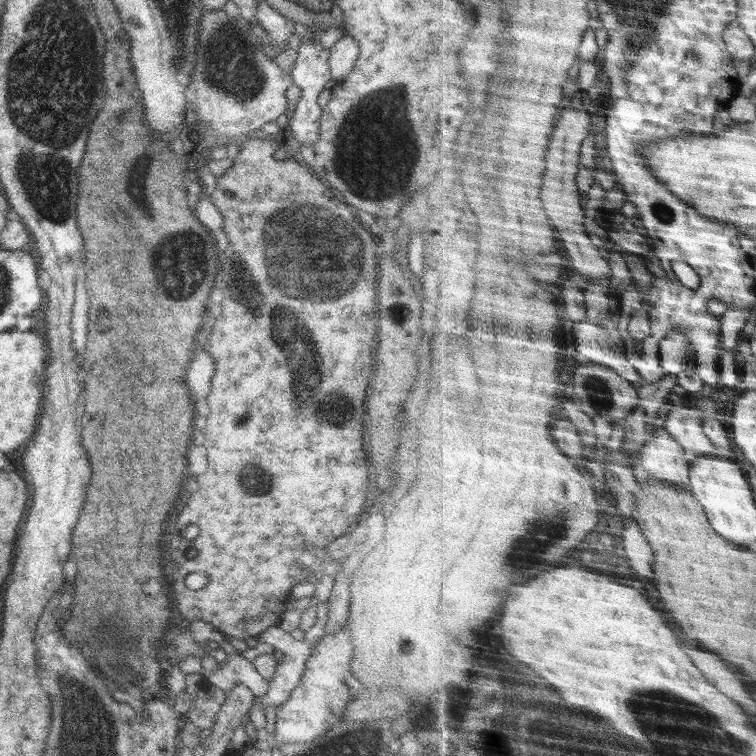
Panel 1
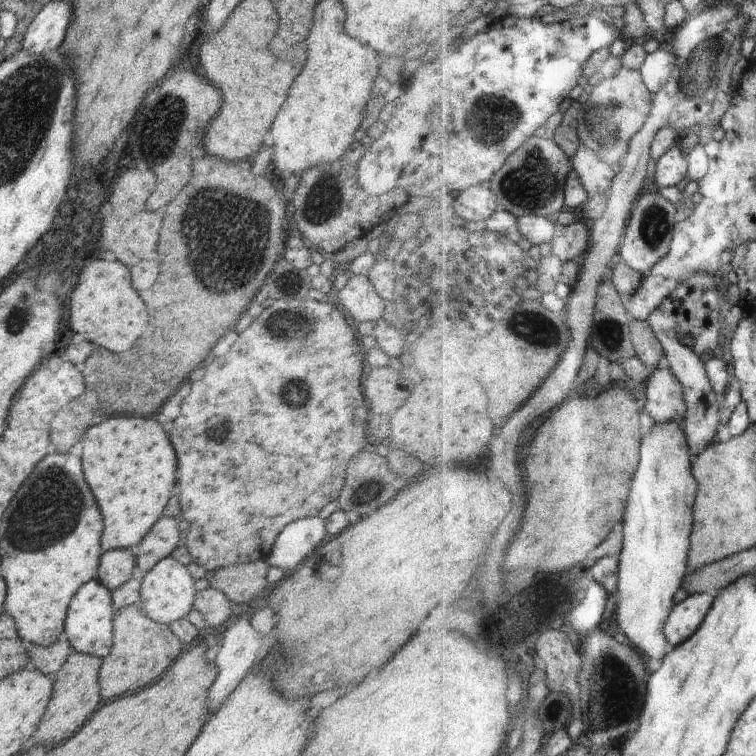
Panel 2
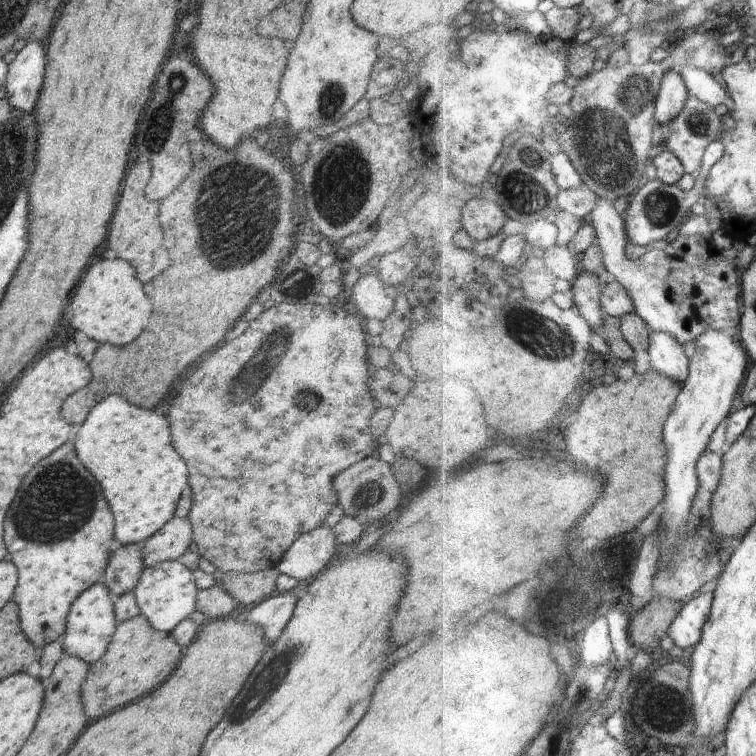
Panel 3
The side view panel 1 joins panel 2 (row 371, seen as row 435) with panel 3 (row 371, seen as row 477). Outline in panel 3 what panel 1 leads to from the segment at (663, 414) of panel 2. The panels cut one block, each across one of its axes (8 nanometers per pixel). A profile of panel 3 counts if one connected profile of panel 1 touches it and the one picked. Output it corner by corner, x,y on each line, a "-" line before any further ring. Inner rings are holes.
652,332
650,354
652,370
664,376
670,376
678,382
686,382
690,376
690,358
688,348
676,336
666,332

